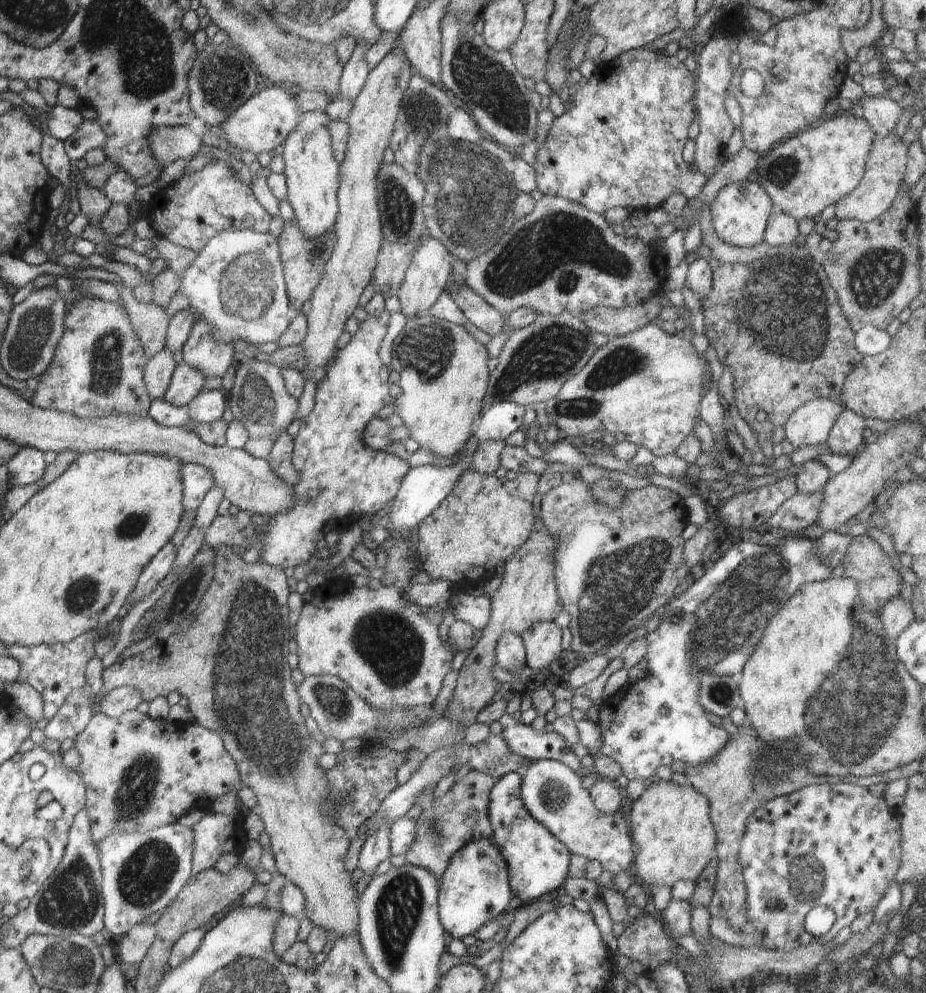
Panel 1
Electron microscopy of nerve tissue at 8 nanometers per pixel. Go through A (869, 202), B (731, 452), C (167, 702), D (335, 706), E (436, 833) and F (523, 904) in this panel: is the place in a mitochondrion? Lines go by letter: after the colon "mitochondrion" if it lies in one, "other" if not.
A: other
B: other
C: other
D: mitochondrion
E: mitochondrion
F: other

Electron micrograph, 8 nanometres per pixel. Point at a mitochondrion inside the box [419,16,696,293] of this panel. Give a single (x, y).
(485, 83)

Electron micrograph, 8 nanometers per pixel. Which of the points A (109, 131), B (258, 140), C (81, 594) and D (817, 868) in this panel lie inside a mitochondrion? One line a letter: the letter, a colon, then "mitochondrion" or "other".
A: other
B: other
C: mitochondrion
D: mitochondrion

